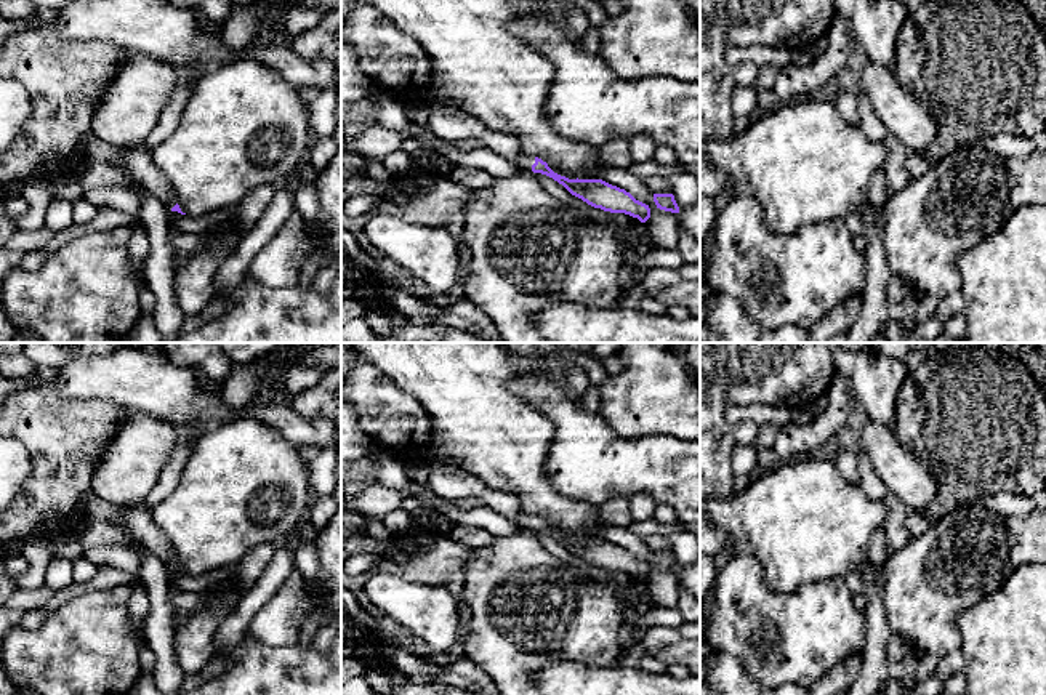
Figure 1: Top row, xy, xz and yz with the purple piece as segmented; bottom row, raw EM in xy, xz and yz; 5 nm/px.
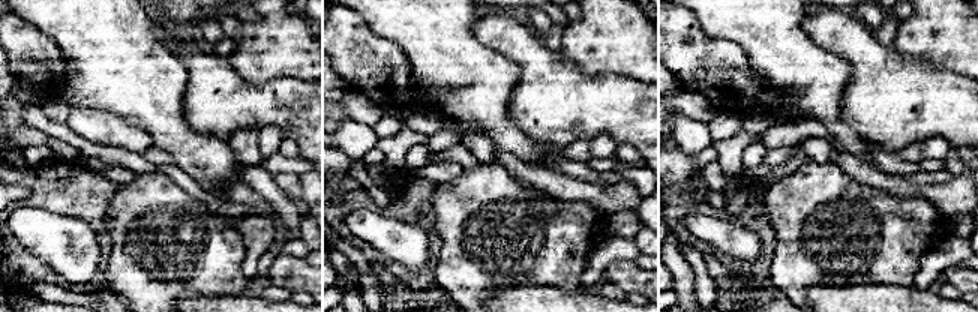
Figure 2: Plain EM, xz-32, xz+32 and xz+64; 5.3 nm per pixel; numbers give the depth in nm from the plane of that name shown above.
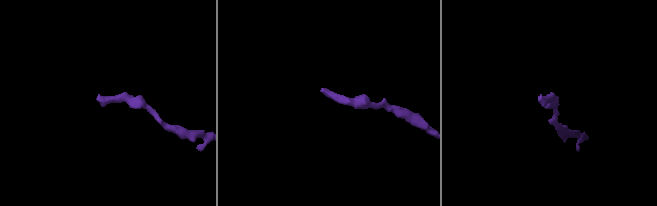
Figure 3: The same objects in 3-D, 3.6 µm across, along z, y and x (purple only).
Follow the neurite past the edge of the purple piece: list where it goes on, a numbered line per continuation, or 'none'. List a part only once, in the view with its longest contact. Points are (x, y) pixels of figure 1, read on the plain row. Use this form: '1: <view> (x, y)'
1: xz (524, 521)

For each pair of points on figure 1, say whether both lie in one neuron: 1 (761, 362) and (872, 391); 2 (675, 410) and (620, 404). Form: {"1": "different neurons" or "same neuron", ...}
{"1": "different neurons", "2": "same neuron"}

